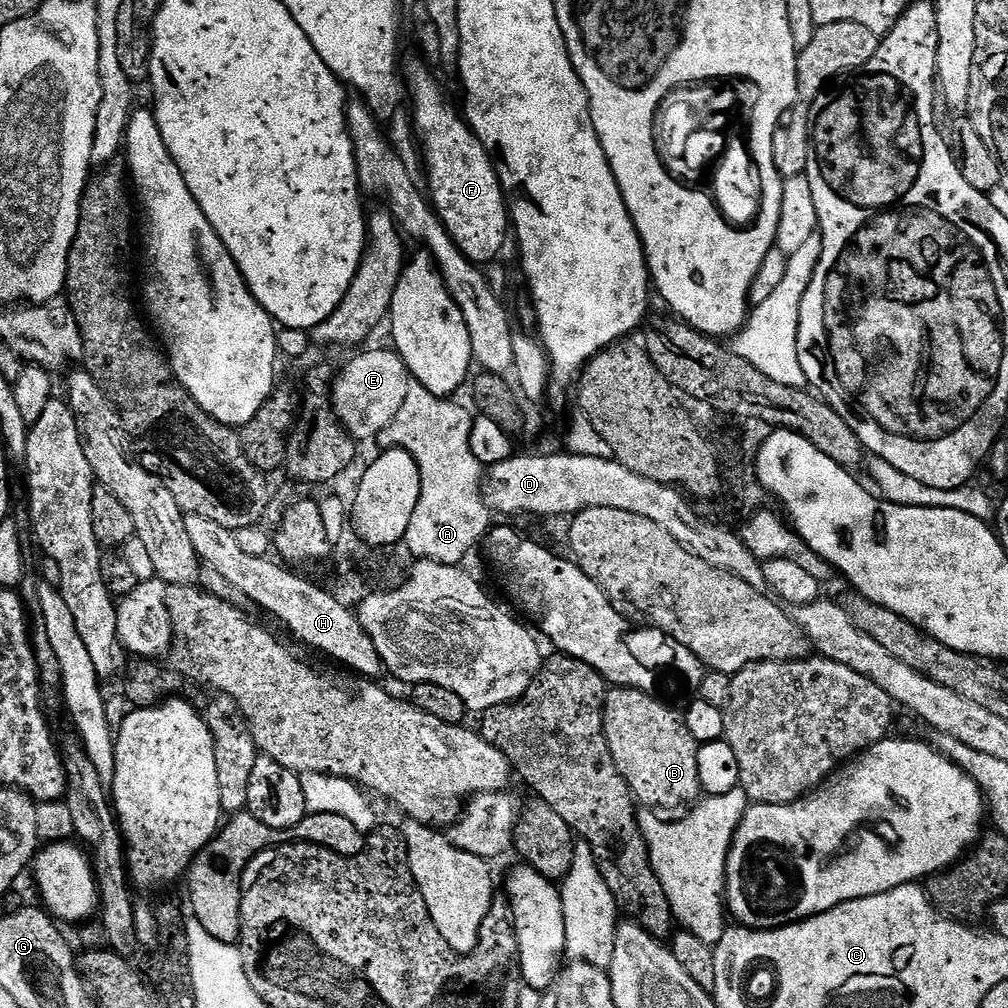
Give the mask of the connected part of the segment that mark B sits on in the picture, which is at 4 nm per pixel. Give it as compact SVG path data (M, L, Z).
M613 687L604 700L604 733L606 746L610 746L610 758L618 766L618 774L626 778L633 796L645 809L680 808L683 804L691 805L702 796L698 778L698 750L694 734L686 726L683 715L672 708L667 708L660 700L652 697L651 691L643 692L637 688Z

